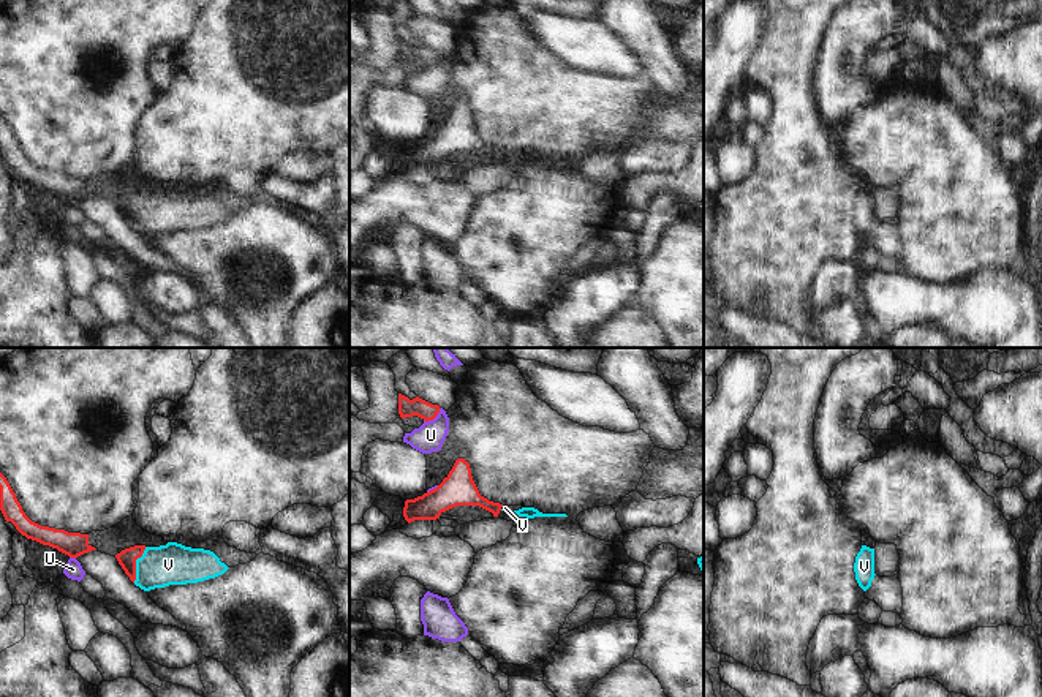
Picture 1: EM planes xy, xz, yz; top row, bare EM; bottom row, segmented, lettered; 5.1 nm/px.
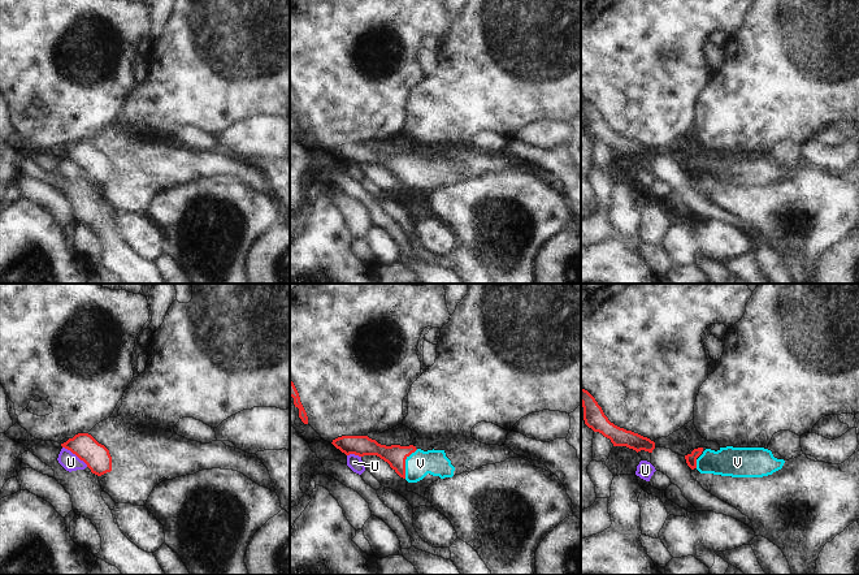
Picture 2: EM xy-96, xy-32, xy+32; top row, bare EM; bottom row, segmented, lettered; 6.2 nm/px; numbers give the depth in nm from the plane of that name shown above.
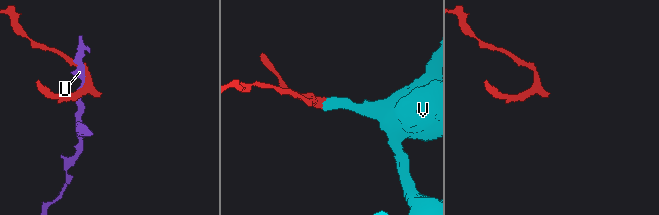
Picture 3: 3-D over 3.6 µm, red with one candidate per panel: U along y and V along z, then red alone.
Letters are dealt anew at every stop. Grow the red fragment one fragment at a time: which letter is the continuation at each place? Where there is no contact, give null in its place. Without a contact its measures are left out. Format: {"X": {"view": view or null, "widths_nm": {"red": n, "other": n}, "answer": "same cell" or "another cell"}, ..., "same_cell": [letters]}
{"U": {"view": "xz", "widths_nm": {"red": 100, "other": 150}, "answer": "another cell"}, "V": {"view": "xy", "widths_nm": {"red": 100, "other": 200}, "answer": "same cell"}, "same_cell": ["V"]}

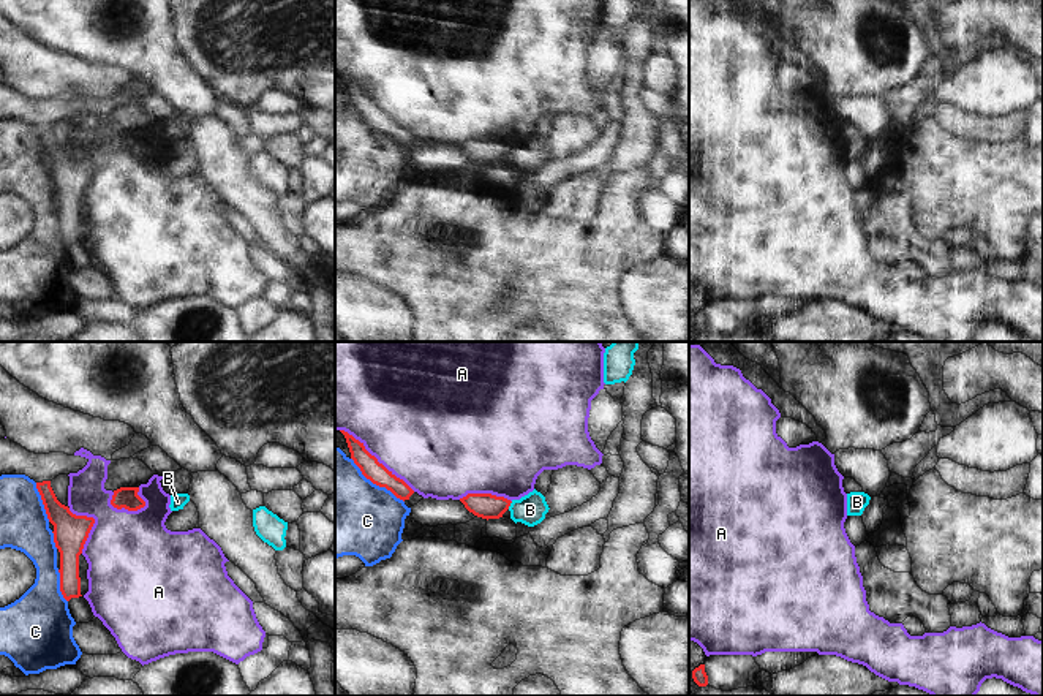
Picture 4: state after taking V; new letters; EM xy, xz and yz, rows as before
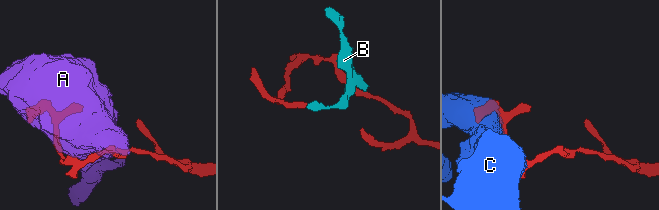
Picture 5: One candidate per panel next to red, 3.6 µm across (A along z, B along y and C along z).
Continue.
{"A": {"view": "xz", "widths_nm": {"red": 100, "other": 480}, "answer": "another cell"}, "B": {"view": "xz", "widths_nm": {"red": 130, "other": 160}, "answer": "another cell"}, "C": {"view": "xz", "widths_nm": {"red": 100, "other": 460}, "answer": "another cell"}, "same_cell": []}

